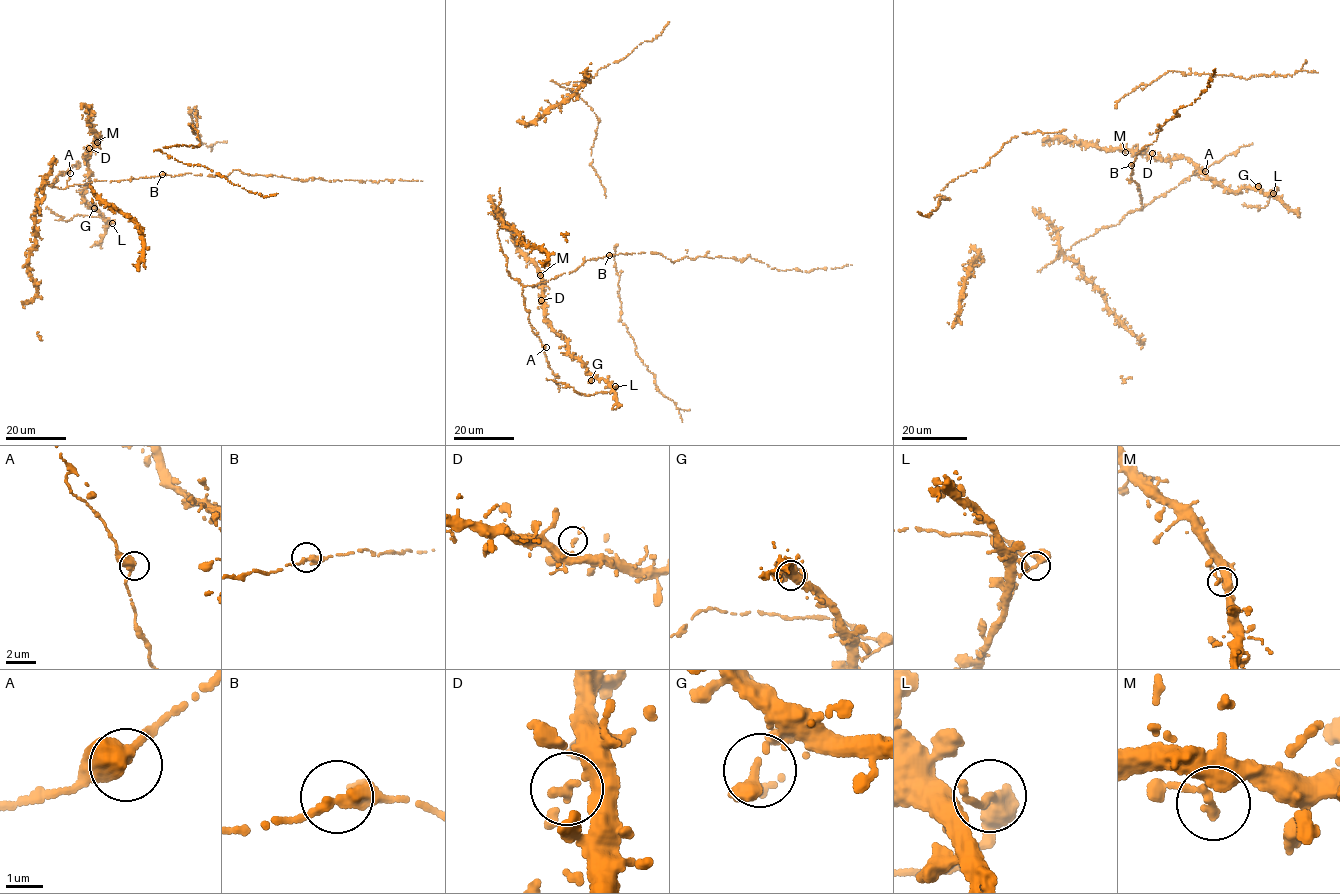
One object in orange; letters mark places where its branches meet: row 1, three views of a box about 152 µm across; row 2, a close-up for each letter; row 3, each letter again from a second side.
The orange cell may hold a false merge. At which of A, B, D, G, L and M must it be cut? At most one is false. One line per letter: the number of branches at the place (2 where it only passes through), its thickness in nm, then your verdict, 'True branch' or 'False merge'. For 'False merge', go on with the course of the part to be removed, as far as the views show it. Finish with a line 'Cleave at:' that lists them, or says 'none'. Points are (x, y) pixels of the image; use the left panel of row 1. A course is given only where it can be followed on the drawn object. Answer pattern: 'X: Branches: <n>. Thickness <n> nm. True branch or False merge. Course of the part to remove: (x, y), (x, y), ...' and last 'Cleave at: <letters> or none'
A: Branches: 2. Thickness 400 nm. True branch
B: Branches: 2. Thickness 380 nm. True branch
D: Branches: 2. Thickness 220 nm. True branch
G: Branches: 2. Thickness 320 nm. True branch
L: Branches: 2. Thickness 280 nm. False merge. Course of the part to remove: (112, 223), (105, 217), (76, 215), (69, 221), (62, 220), (46, 208)
M: Branches: 2. Thickness 240 nm. True branch
Cleave at: L

